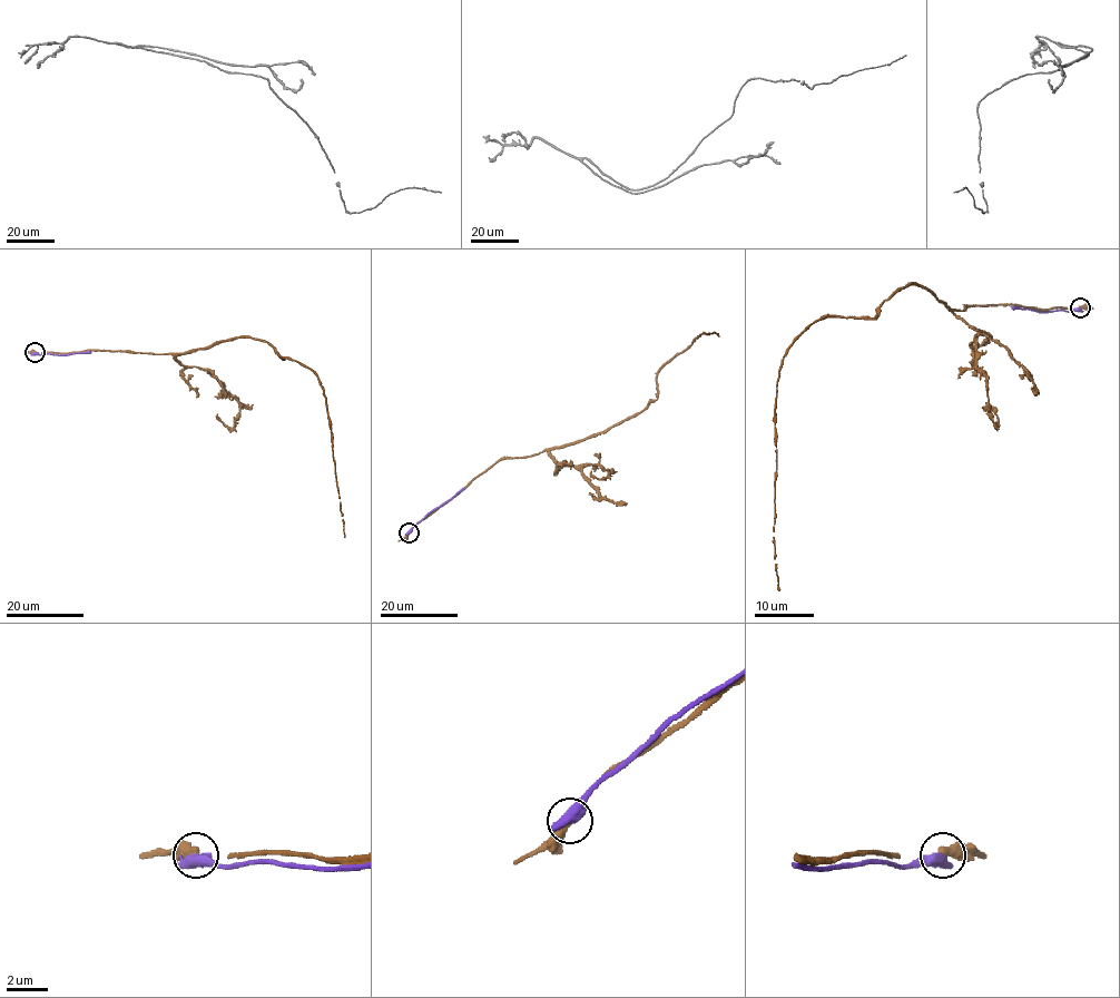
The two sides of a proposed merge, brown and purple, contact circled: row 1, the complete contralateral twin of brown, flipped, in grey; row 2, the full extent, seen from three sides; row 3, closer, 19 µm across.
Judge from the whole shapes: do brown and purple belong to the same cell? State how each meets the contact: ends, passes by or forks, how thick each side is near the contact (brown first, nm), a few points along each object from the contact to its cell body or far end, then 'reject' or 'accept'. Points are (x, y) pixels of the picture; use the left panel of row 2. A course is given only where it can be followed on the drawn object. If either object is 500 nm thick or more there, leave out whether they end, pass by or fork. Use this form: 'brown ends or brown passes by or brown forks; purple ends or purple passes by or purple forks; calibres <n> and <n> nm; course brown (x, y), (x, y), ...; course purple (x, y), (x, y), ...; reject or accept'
calibres 460 and 750 nm; course brown (35, 352), (179, 354), (237, 338), (265, 341), (283, 359), (310, 368), (321, 384), (344, 537); course purple (35, 352), (58, 355), (90, 351); reject

